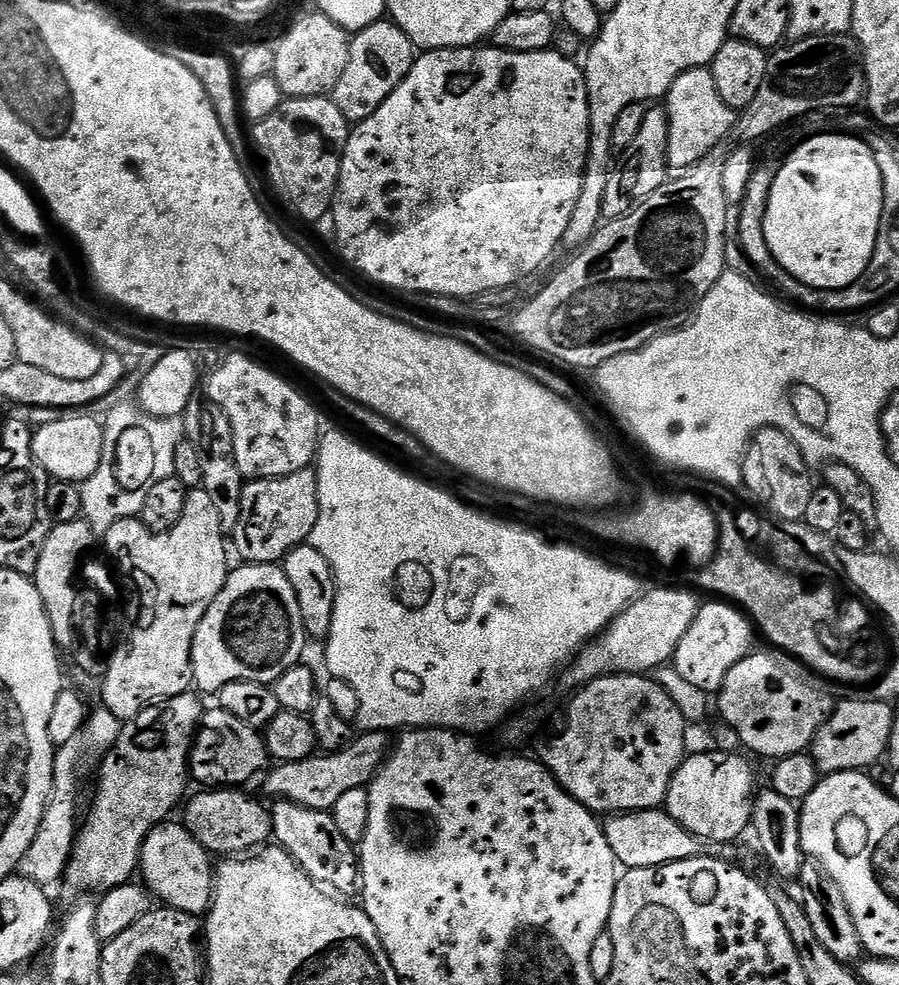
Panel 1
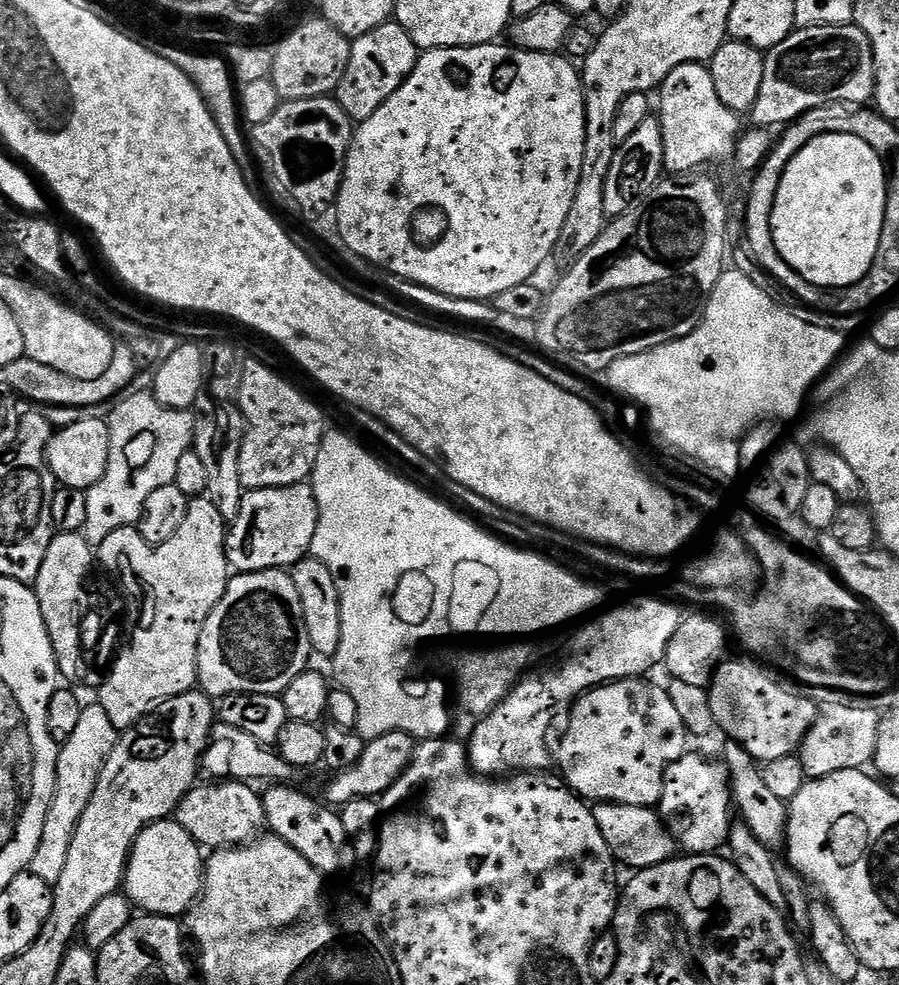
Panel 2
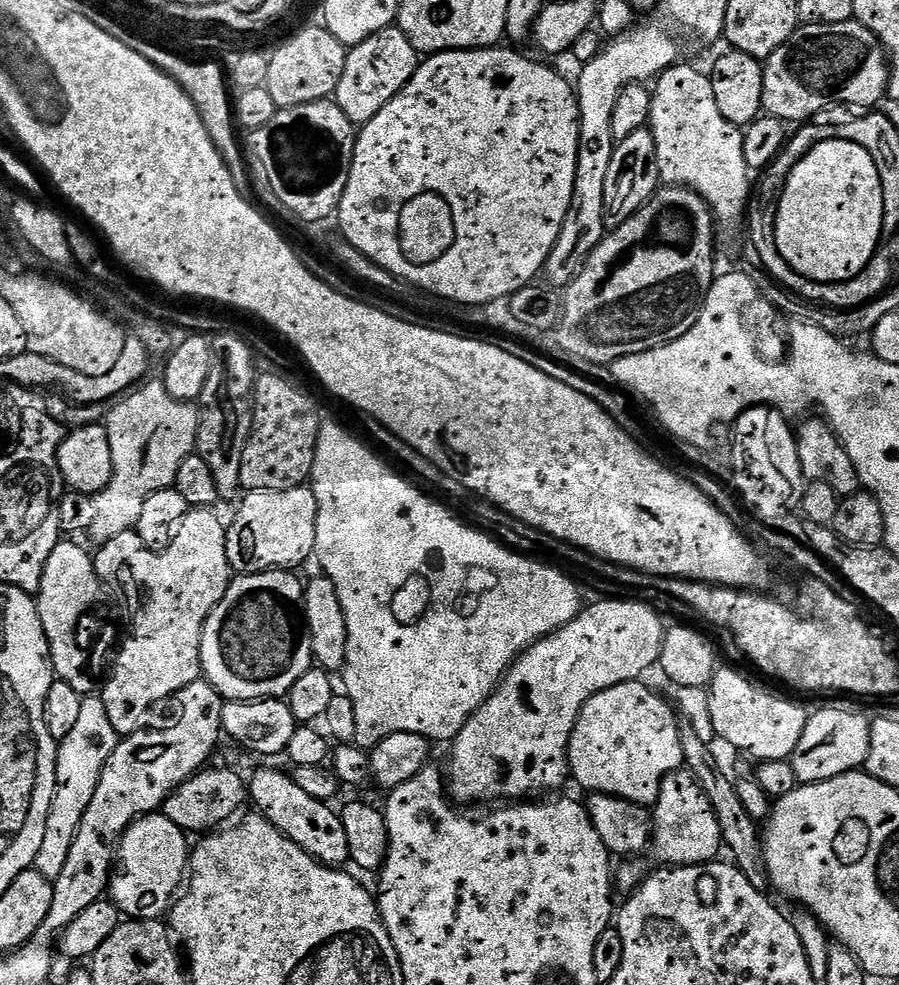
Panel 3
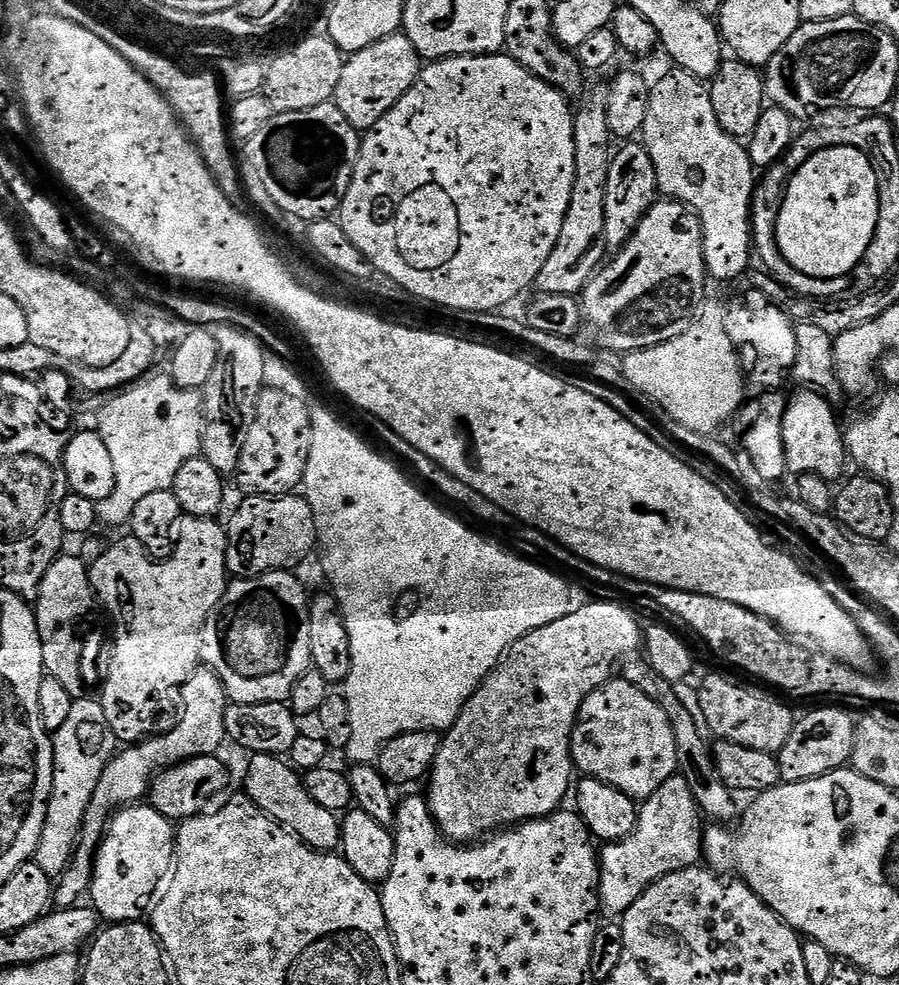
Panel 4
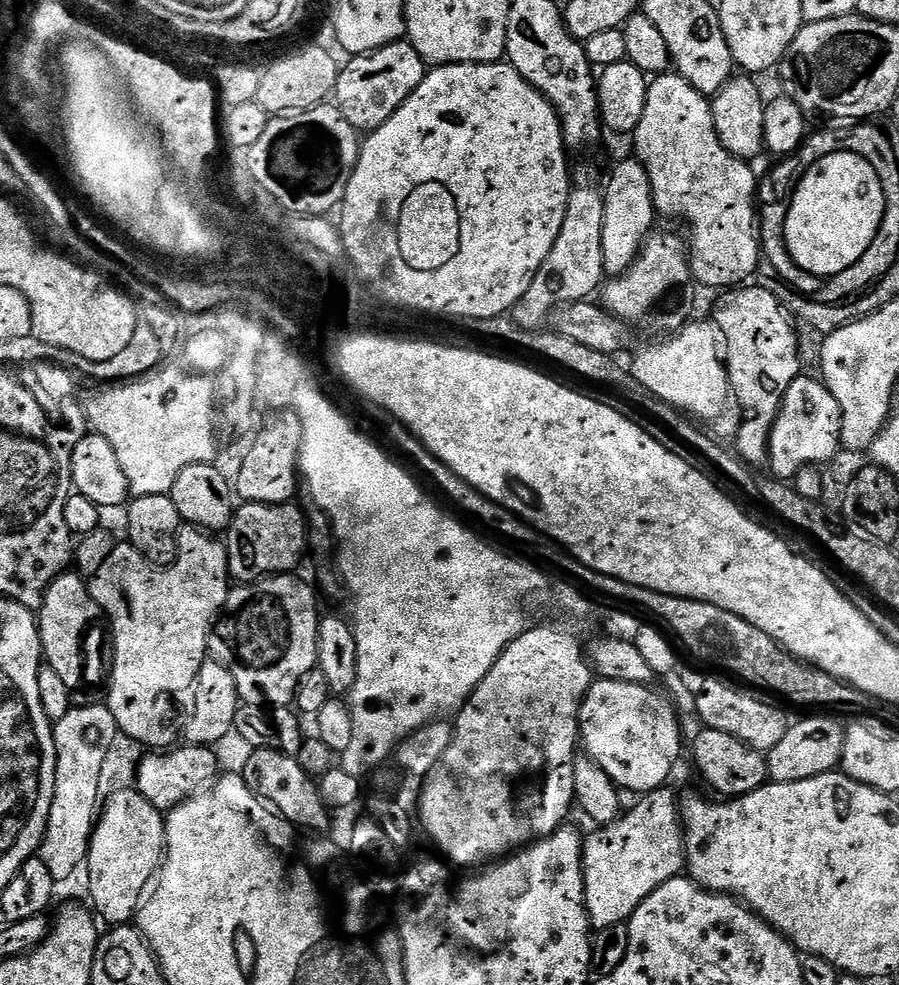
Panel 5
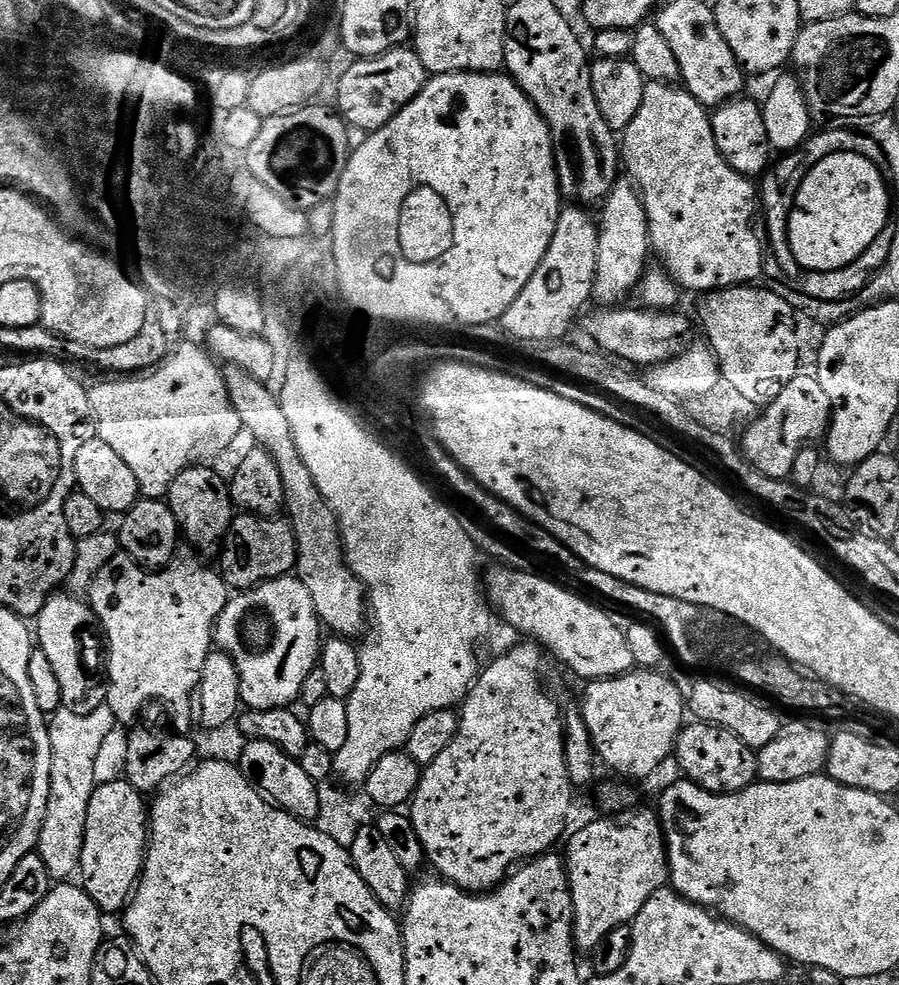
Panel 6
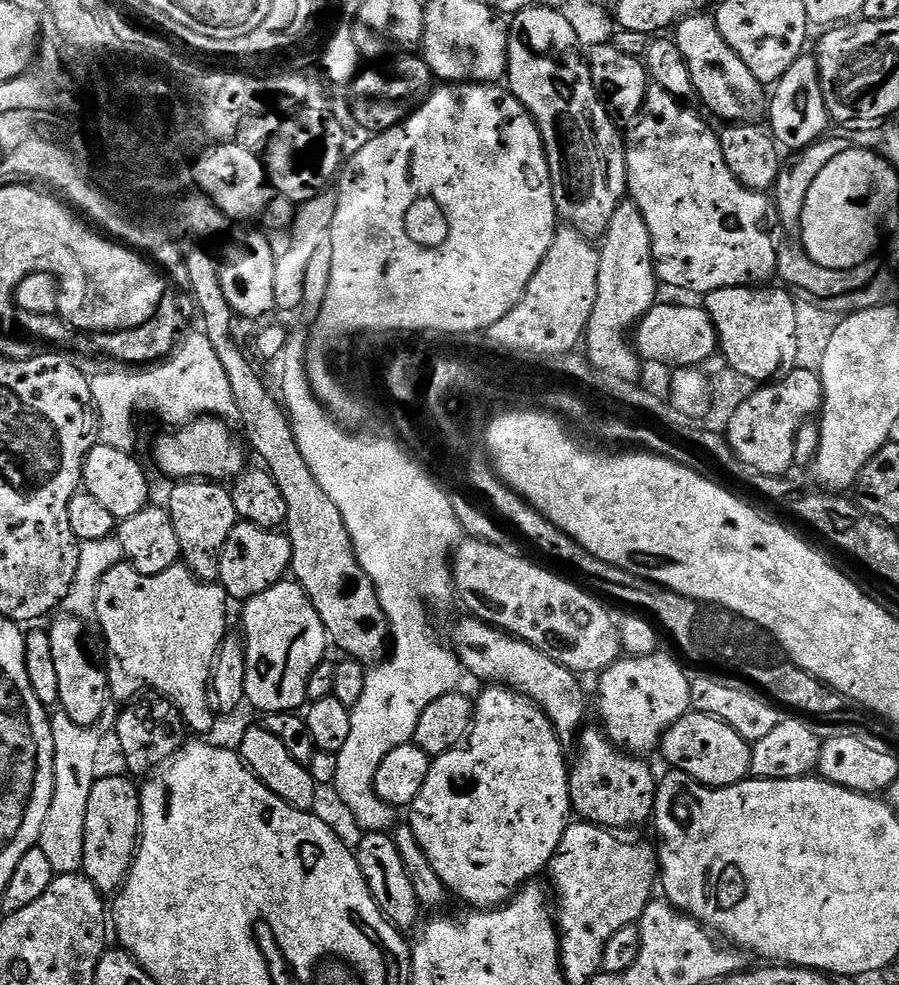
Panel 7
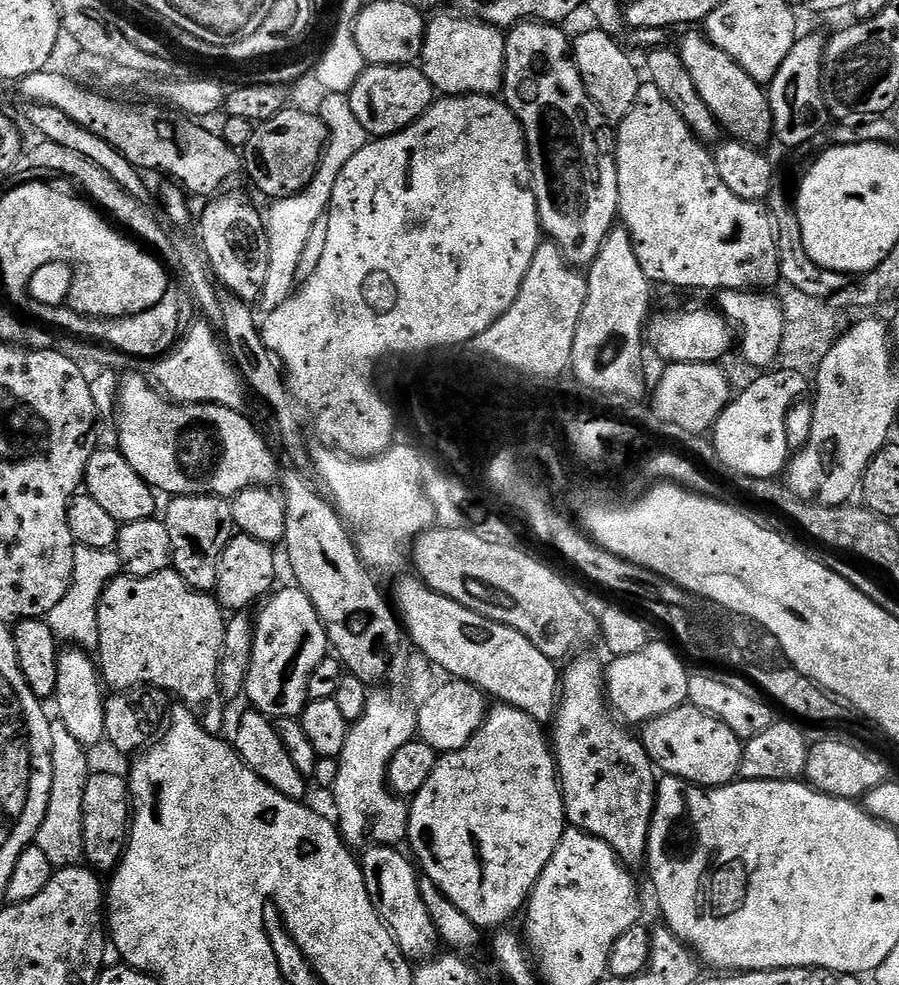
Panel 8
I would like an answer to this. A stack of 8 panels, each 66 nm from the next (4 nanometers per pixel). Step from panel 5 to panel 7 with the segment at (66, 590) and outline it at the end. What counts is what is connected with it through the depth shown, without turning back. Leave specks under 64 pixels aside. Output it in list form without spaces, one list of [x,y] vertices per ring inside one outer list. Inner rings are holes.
[[[64,614],[61,617],[61,620],[53,619],[52,628],[47,629],[50,651],[58,674],[58,698],[60,699],[58,708],[74,722],[78,722],[78,726],[94,728],[99,725],[102,714],[110,708],[108,673],[88,657],[88,652],[80,641],[84,636],[85,621],[71,614]]]

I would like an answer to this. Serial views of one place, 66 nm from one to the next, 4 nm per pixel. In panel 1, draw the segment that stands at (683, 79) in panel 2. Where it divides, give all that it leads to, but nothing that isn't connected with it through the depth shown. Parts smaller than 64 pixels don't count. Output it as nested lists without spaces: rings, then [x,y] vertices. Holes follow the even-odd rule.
[[[691,68],[683,72],[667,94],[666,107],[670,122],[668,162],[672,168],[698,162],[731,133],[732,125],[738,119],[734,109],[726,103],[722,94],[718,94],[718,86],[714,86],[714,78],[708,68]]]

